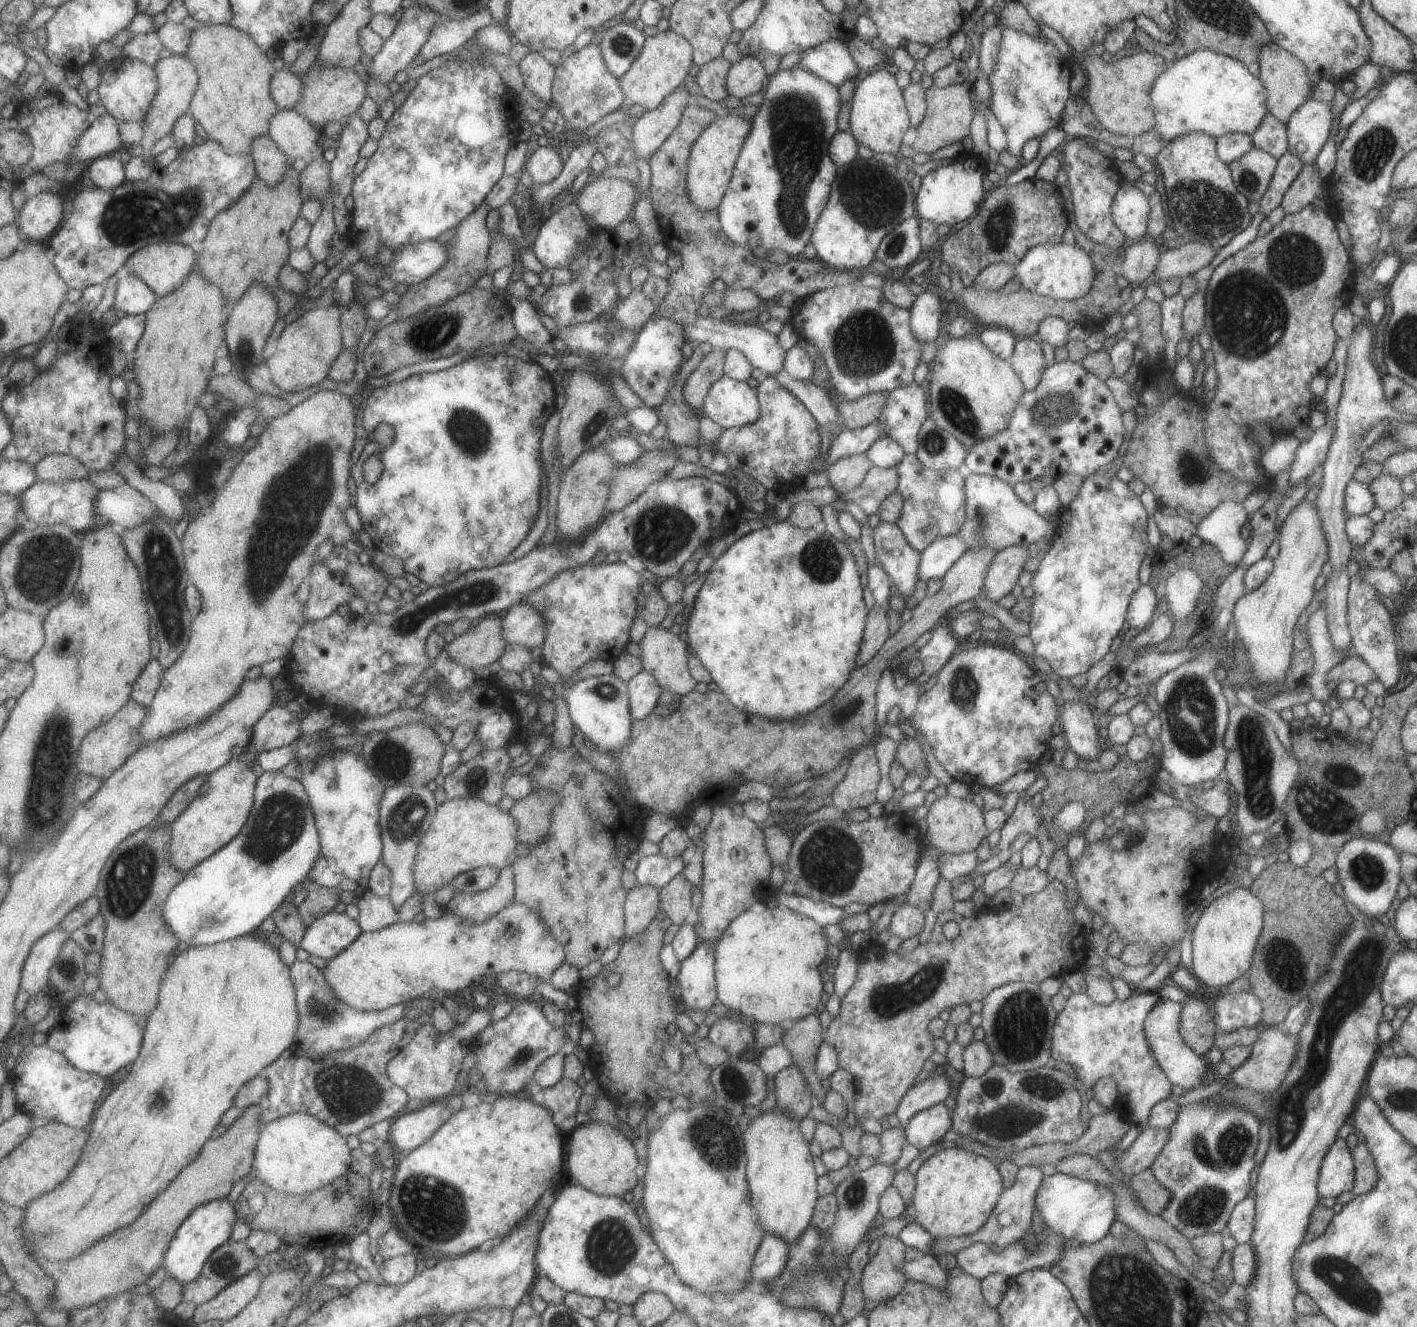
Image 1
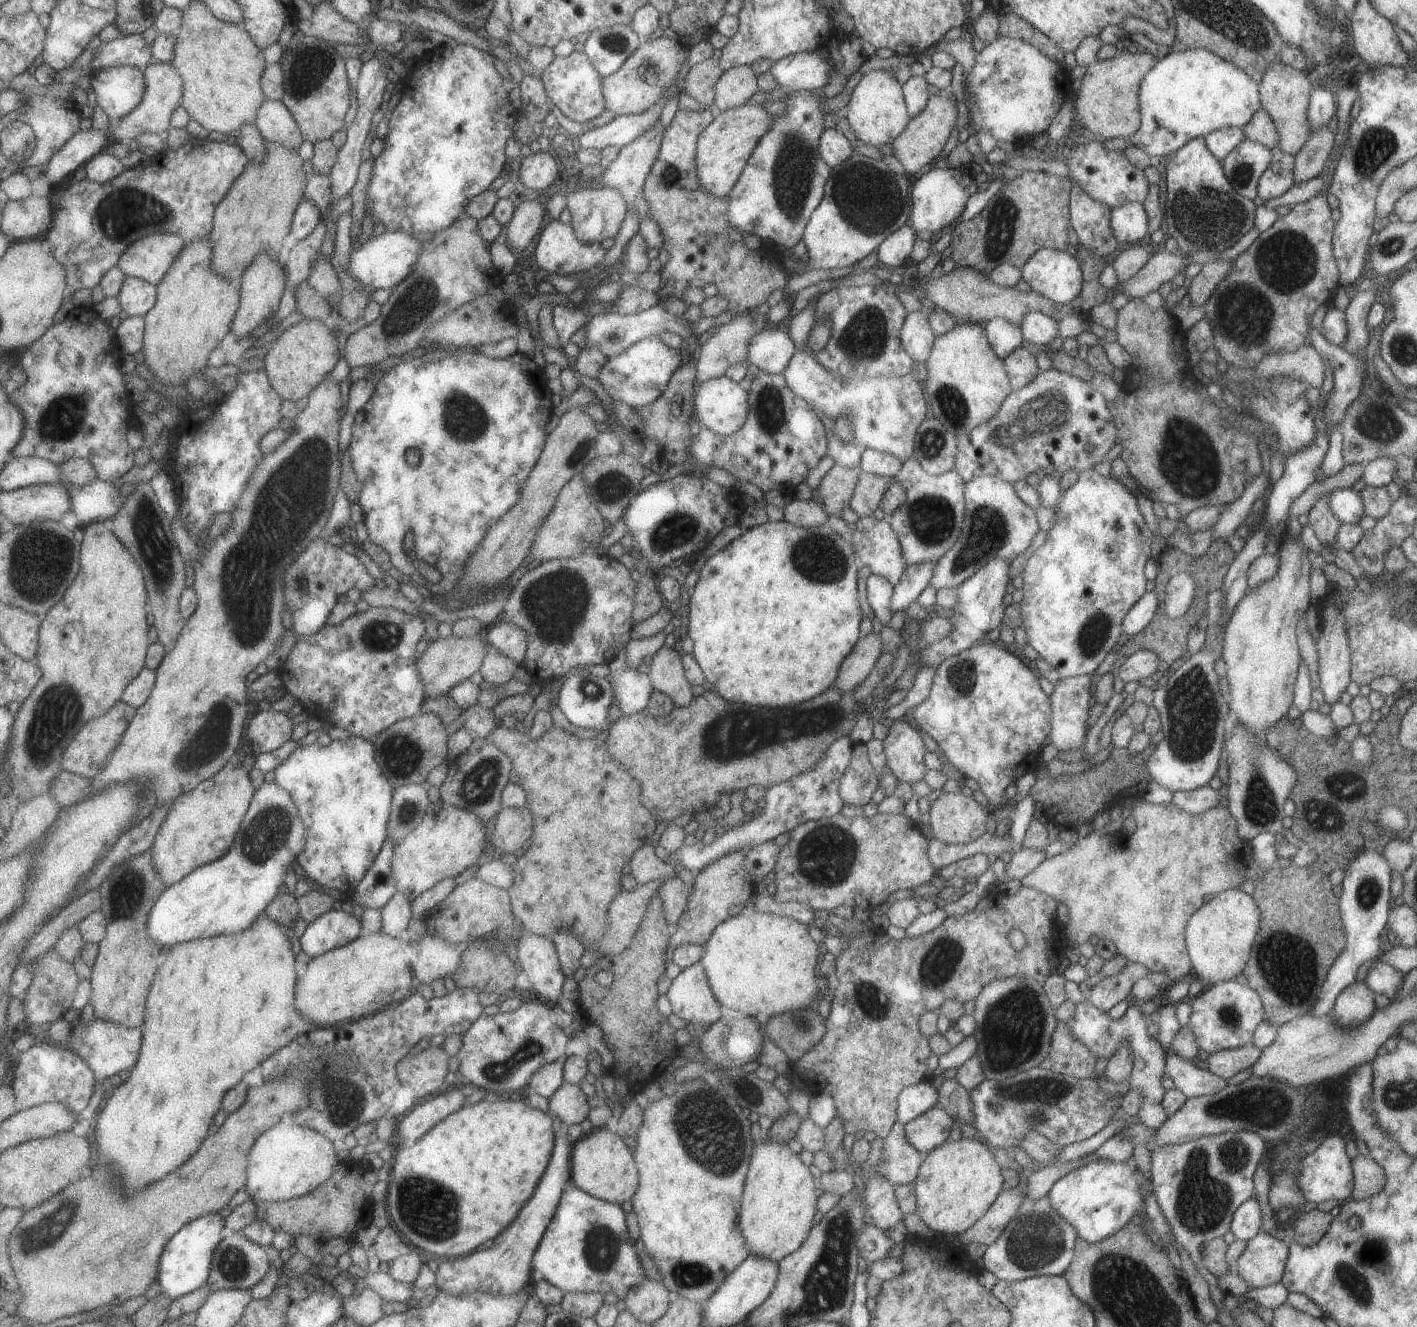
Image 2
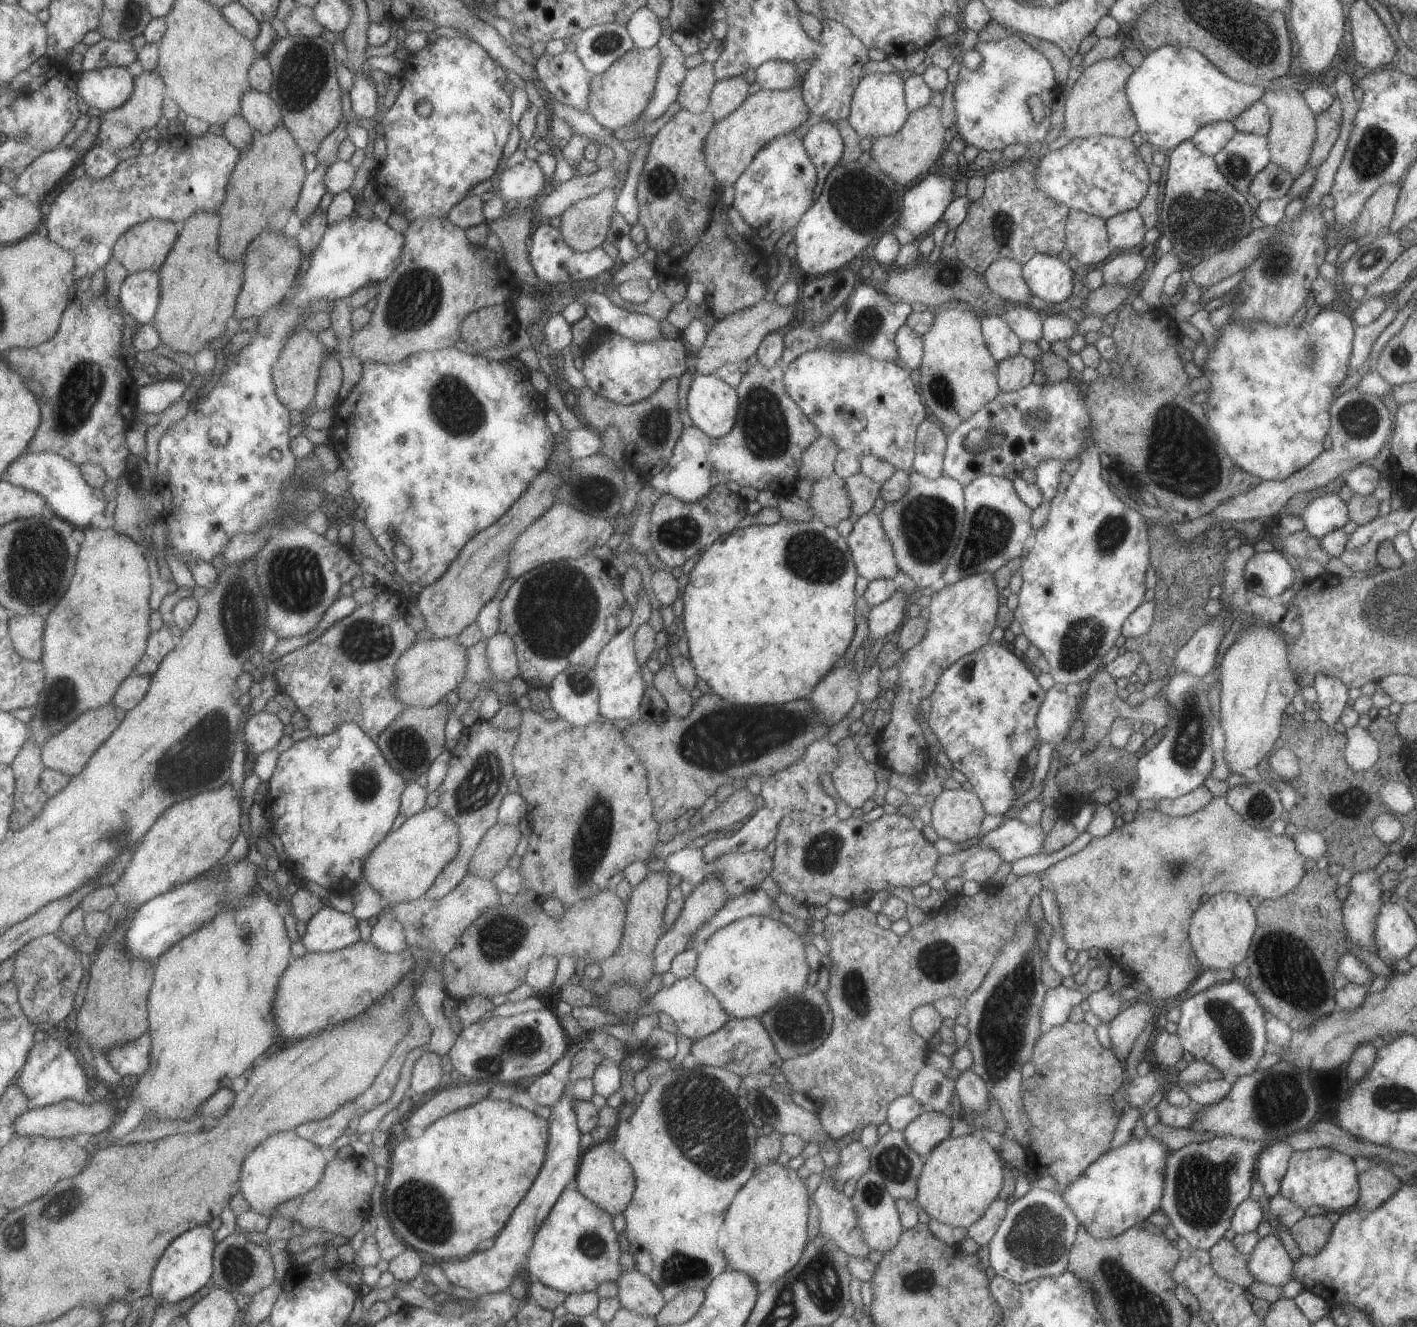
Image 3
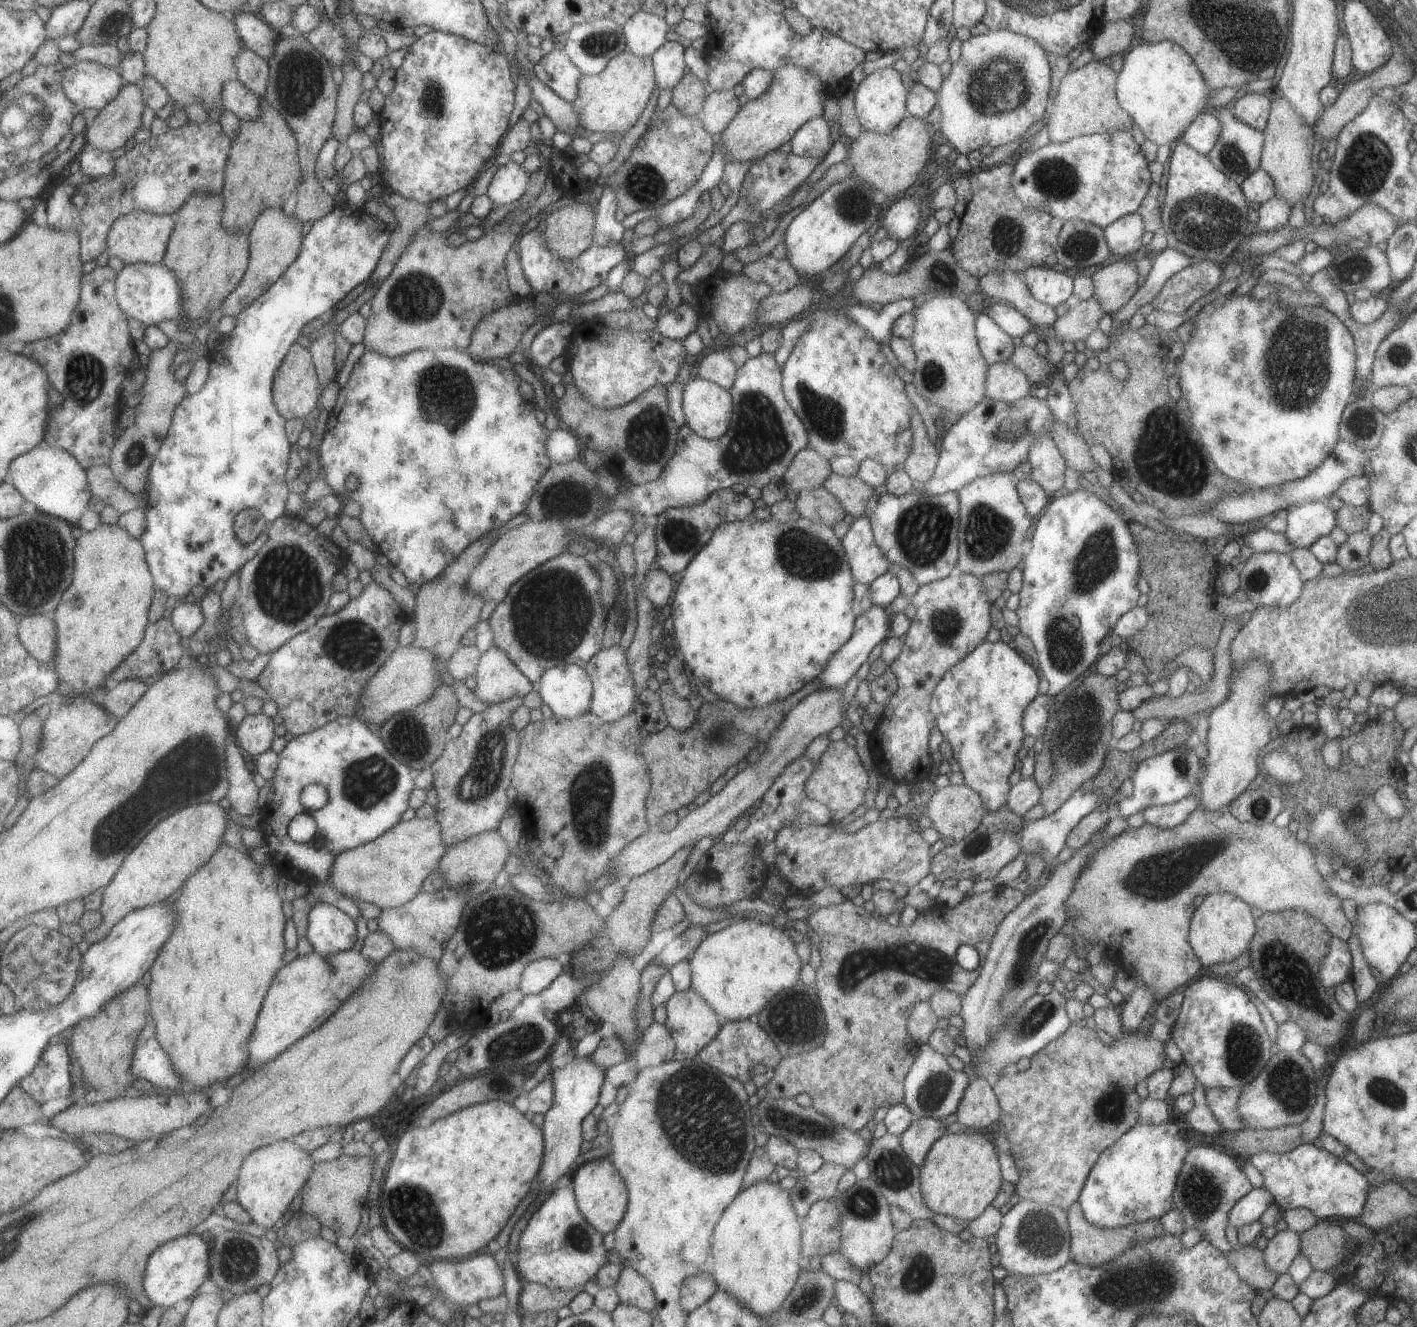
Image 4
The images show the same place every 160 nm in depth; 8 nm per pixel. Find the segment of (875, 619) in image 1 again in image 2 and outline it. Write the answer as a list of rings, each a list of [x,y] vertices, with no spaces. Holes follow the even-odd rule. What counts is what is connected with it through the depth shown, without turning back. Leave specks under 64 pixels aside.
[[[872,630],[857,639],[851,652],[843,659],[833,686],[840,691],[855,690],[868,676],[882,653],[880,636]]]

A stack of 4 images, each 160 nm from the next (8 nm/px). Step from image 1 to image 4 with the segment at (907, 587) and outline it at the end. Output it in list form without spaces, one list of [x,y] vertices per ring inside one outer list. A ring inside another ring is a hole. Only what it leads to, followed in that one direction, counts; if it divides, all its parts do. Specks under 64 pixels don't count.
[[[867,517],[854,518],[840,541],[855,583],[868,586],[872,580],[887,572],[890,562],[875,544]]]

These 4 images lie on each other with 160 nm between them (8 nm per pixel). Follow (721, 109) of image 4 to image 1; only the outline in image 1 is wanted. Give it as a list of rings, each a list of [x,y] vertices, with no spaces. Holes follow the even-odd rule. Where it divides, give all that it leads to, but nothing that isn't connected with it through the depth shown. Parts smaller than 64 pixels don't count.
[[[745,55],[729,67],[726,74],[726,91],[731,96],[731,101],[735,102],[759,92],[766,79],[763,65],[753,55]]]

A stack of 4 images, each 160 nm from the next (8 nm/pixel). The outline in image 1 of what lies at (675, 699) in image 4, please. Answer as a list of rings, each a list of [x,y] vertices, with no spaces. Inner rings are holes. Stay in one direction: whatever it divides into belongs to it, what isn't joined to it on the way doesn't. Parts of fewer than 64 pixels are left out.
[[[647,625],[643,637],[638,642],[638,647],[638,659],[642,664],[642,670],[651,674],[663,691],[677,693],[682,697],[695,688],[696,682],[688,669],[689,648],[678,635],[659,625]]]

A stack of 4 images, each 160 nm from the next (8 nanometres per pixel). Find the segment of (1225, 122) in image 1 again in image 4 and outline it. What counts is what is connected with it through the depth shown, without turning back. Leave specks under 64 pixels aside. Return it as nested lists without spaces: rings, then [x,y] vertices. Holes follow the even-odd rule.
[[[1172,42],[1143,43],[1125,53],[1121,71],[1115,83],[1117,102],[1132,118],[1155,147],[1161,144],[1172,145],[1181,140],[1190,122],[1201,112],[1212,111],[1209,103],[1209,93],[1213,89],[1204,81],[1199,69],[1191,57],[1179,46]]]

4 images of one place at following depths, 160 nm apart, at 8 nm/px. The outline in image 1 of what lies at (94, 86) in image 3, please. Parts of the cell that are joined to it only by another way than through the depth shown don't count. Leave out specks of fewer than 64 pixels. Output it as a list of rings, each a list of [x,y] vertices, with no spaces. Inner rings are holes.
[[[122,56],[108,63],[105,71],[102,72],[102,81],[98,91],[107,113],[113,115],[118,121],[143,122],[157,98],[159,89],[158,72],[154,66],[139,59]]]

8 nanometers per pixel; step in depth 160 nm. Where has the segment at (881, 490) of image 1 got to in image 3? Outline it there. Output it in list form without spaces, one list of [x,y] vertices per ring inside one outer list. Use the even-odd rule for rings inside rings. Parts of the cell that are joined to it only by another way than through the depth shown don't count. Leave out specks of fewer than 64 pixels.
[[[861,472],[845,477],[843,482],[850,498],[850,512],[860,517],[871,511],[873,502],[880,495],[880,483],[872,481]]]

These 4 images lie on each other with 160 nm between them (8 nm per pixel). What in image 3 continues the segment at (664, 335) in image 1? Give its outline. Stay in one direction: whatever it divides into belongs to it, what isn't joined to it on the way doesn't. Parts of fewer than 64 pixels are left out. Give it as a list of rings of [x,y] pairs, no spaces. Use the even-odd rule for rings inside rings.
[[[608,332],[597,348],[582,352],[582,359],[585,386],[595,394],[622,405],[647,398],[664,380],[680,377],[685,372],[685,350],[681,338],[661,337],[653,342],[639,342]]]

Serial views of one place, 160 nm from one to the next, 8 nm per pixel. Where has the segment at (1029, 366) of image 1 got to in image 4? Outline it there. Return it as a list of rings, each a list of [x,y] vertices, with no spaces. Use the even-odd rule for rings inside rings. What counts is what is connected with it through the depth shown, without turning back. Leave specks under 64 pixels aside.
[[[1011,361],[993,363],[986,370],[984,396],[1010,403],[1029,394],[1030,386],[1030,380]]]

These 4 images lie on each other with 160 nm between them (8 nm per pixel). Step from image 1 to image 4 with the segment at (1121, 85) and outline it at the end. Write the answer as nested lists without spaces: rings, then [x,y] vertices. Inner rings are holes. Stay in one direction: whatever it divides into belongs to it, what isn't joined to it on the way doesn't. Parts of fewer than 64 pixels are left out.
[[[1093,58],[1073,72],[1068,72],[1060,81],[1053,99],[1053,112],[1045,120],[1048,139],[1054,143],[1064,143],[1073,137],[1111,131],[1129,132],[1132,118],[1117,102],[1115,73],[1105,62]]]

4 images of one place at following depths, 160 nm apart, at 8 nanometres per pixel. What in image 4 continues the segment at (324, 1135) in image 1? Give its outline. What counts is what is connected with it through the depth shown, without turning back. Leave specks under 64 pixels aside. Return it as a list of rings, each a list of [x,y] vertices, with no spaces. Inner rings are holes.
[[[289,1140],[263,1146],[255,1150],[255,1154],[247,1158],[247,1162],[243,1162],[243,1174],[239,1174],[239,1182],[237,1182],[236,1201],[243,1206],[251,1222],[266,1229],[273,1229],[273,1224],[283,1216],[293,1197],[309,1178],[314,1164],[309,1152],[295,1146]]]

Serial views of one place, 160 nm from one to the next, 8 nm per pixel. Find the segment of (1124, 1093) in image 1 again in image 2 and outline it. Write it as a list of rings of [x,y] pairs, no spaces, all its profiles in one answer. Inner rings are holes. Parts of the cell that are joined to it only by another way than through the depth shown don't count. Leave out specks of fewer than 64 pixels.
[[[1084,998],[1083,1001],[1074,1004],[1072,1017],[1063,1024],[1079,1042],[1083,1043],[1083,1046],[1090,1050],[1095,1059],[1109,1059],[1119,1045],[1127,1043],[1131,1056],[1133,1056],[1133,1066],[1128,1079],[1129,1086],[1141,1092],[1141,1104],[1137,1110],[1137,1118],[1145,1128],[1157,1129],[1167,1118],[1161,1106],[1165,1092],[1161,1087],[1161,1076],[1164,1074],[1166,1059],[1164,1048],[1147,1033],[1149,1021],[1148,1016],[1139,1006],[1128,1006],[1119,1019],[1113,1019],[1107,1012],[1101,1012]]]

